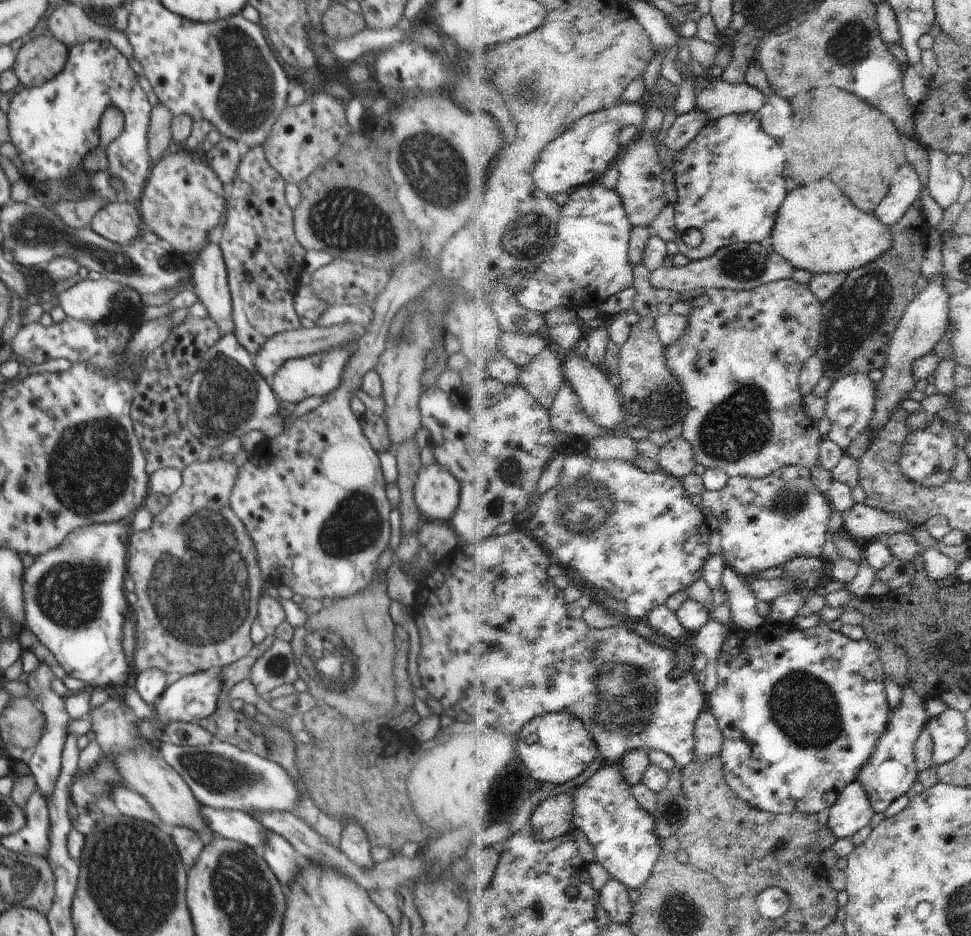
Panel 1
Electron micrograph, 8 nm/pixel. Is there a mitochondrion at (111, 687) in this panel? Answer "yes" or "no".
no

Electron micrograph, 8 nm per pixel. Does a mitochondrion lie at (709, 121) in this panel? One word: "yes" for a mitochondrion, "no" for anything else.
no

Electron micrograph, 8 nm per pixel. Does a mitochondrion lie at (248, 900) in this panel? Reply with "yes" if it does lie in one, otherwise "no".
yes

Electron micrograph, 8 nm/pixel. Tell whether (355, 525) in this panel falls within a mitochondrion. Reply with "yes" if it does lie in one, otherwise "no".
yes

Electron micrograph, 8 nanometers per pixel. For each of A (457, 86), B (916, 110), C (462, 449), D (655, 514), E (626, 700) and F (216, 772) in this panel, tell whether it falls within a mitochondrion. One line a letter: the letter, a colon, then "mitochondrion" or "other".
A: other
B: other
C: other
D: other
E: mitochondrion
F: mitochondrion

